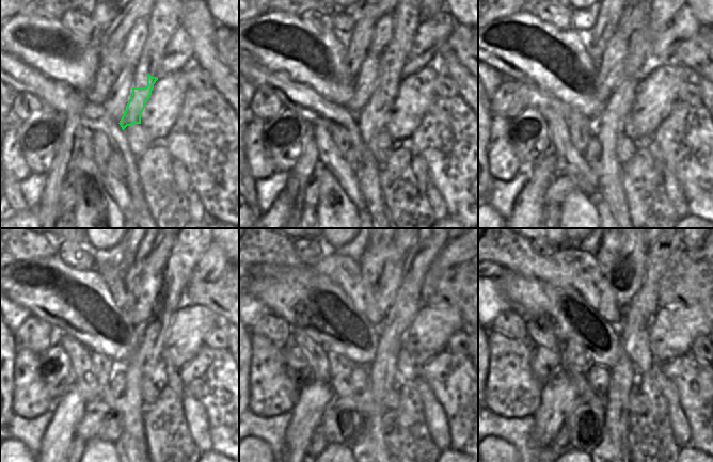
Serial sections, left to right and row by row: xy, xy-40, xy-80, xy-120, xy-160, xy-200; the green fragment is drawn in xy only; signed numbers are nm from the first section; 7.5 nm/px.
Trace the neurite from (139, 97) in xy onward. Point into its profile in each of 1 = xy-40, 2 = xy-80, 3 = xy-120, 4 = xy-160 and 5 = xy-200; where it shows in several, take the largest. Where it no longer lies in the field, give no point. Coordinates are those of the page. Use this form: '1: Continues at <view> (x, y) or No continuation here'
1: Continues at xy-40 (379, 106)
2: Continues at xy-80 (620, 101)
3: Continues at xy-120 (187, 250)
4: Continues at xy-160 (425, 250)
5: Continues at xy-200 (645, 303)

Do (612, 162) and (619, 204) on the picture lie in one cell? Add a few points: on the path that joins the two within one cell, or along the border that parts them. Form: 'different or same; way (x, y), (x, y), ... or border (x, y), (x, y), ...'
same; way (612, 173), (613, 193)

